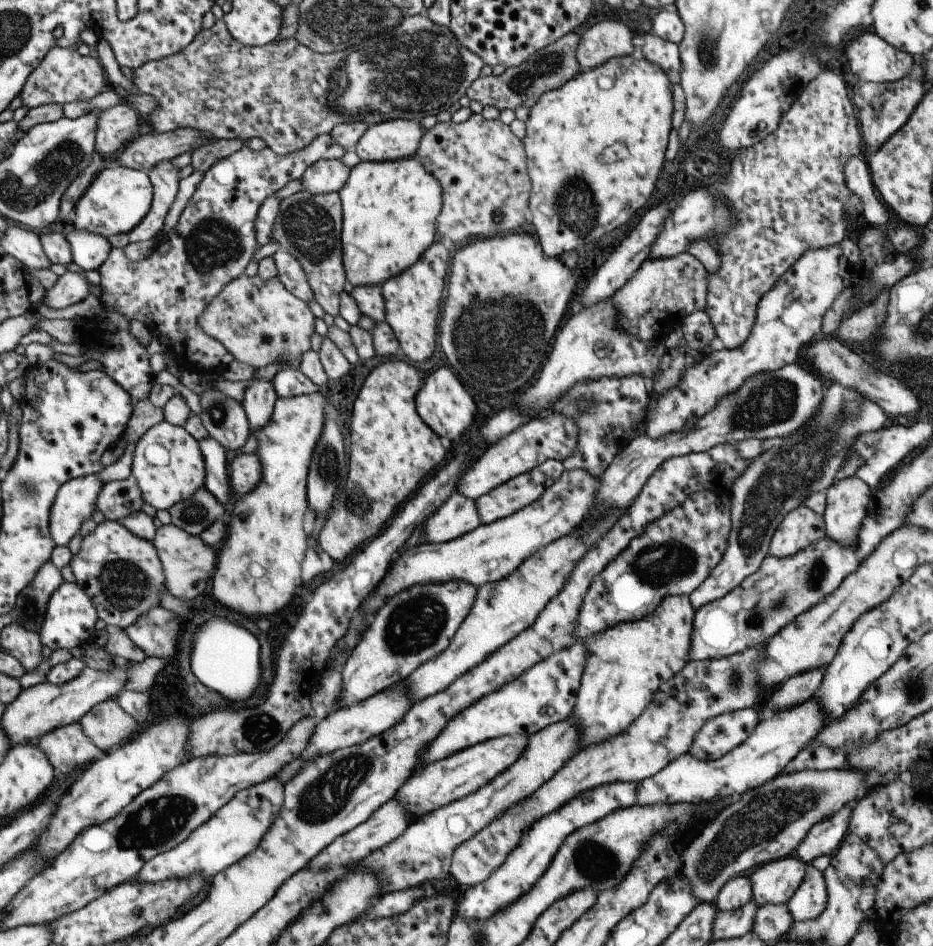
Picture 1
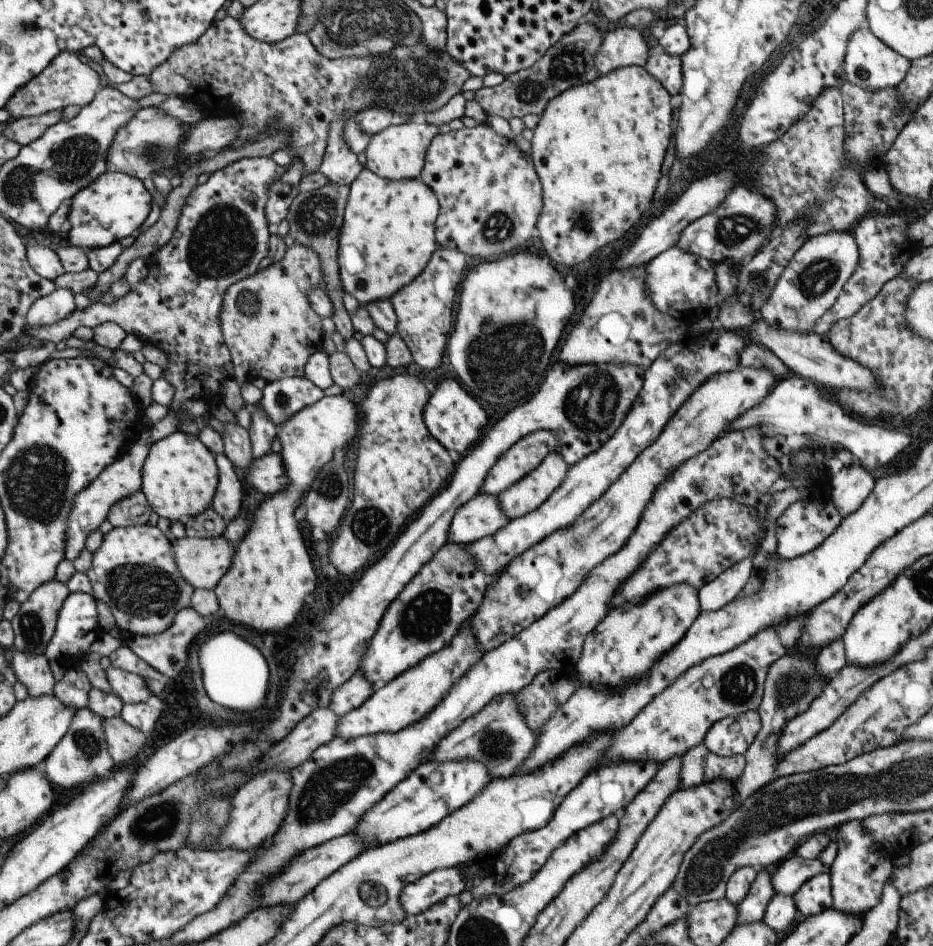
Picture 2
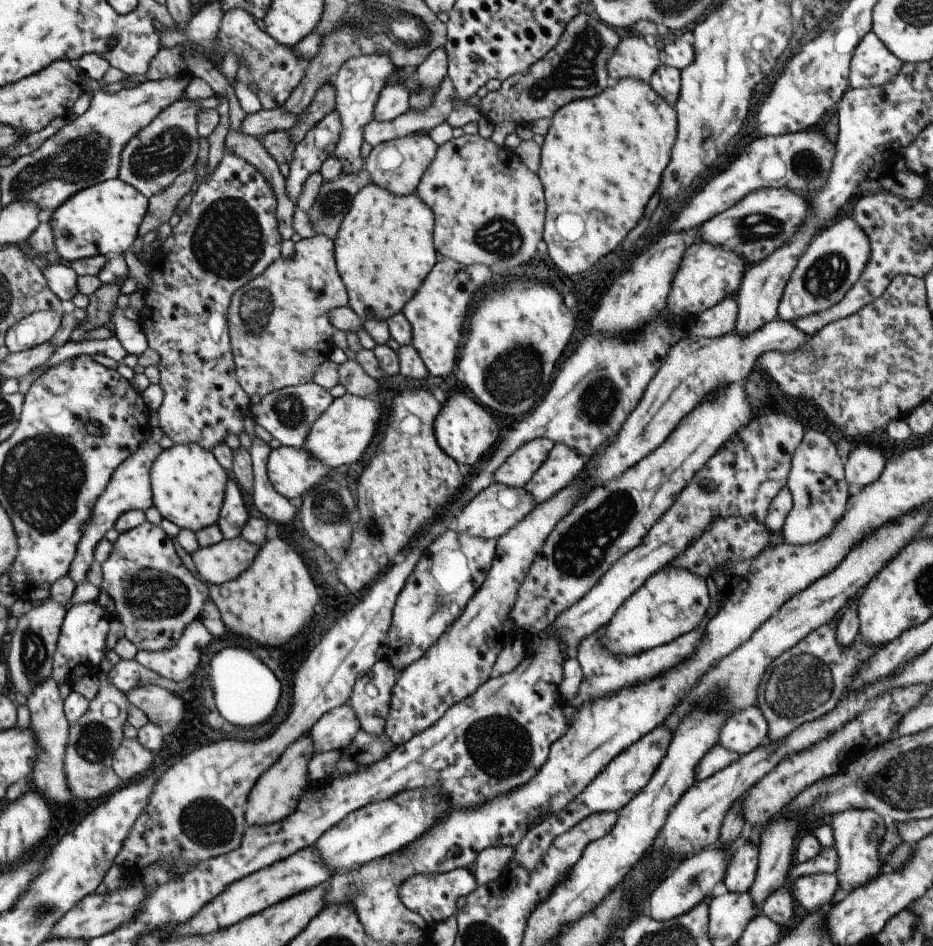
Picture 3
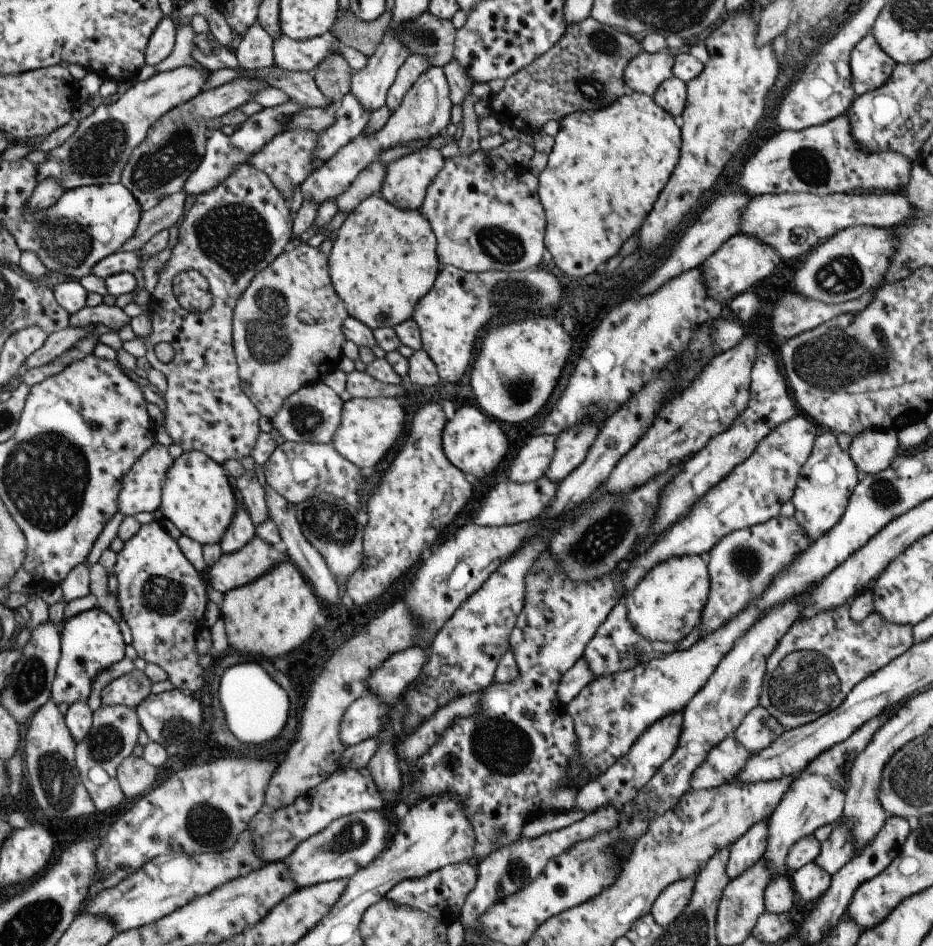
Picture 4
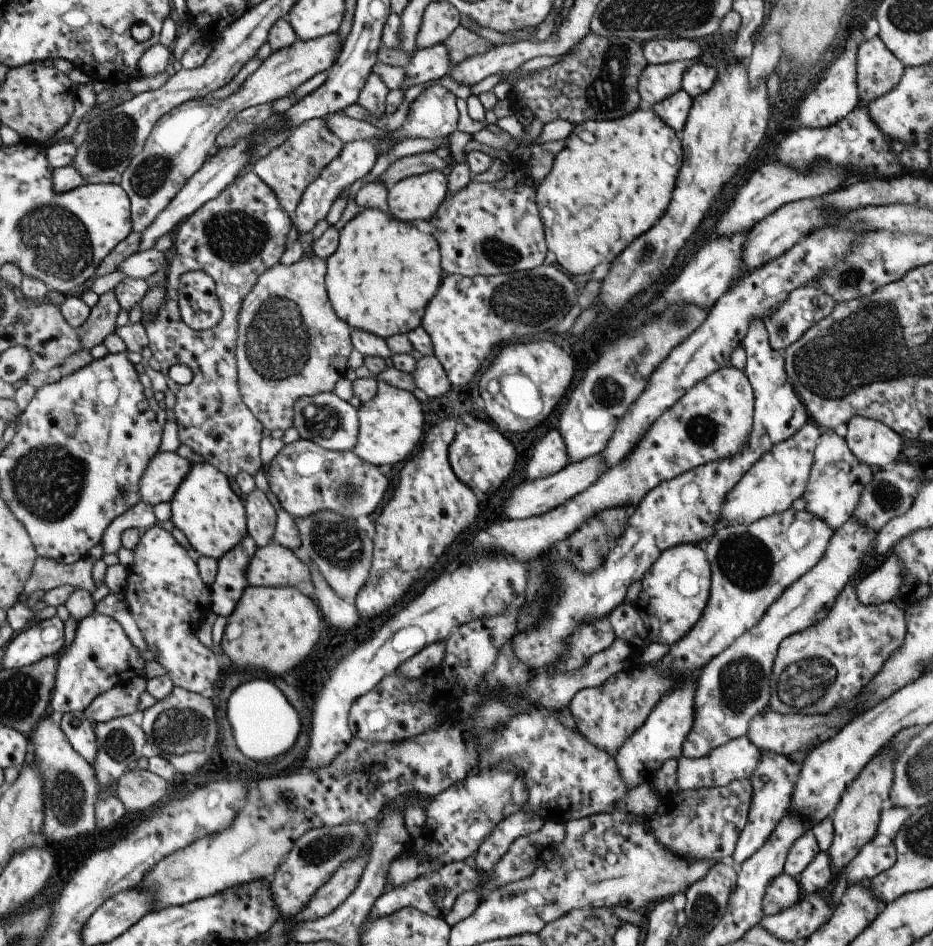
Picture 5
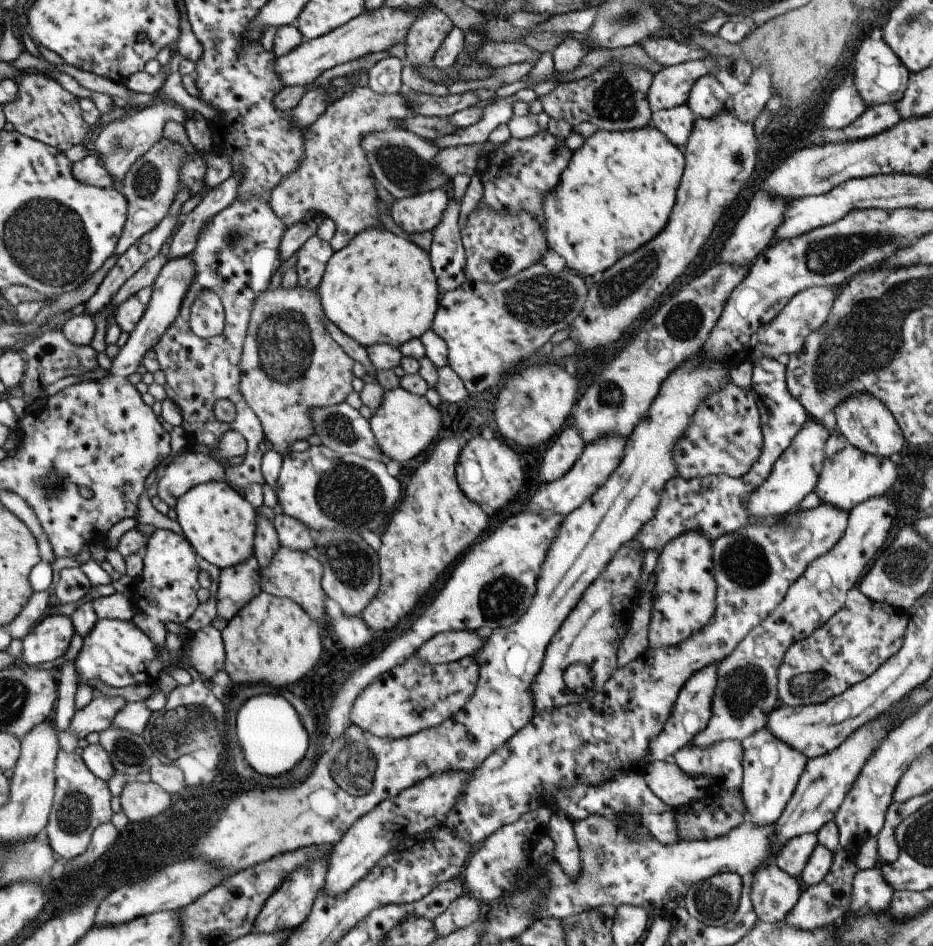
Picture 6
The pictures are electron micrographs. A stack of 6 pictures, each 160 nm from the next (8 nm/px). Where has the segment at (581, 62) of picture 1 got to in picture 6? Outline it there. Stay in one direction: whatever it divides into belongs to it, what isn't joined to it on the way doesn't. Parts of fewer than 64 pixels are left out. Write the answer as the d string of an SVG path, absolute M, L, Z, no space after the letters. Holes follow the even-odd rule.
M701 59L653 69L646 94L651 113L685 105L693 83L708 74L708 66Z

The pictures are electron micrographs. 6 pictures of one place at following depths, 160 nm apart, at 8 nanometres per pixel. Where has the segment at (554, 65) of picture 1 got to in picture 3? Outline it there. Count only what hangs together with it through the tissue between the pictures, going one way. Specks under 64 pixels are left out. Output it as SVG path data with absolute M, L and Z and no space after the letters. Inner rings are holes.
M577 13L566 25L559 40L524 73L515 73L500 81L500 88L487 91L480 100L480 114L493 125L510 122L529 126L533 120L551 118L556 110L575 99L598 95L608 86L606 62L614 53L619 36L585 13Z

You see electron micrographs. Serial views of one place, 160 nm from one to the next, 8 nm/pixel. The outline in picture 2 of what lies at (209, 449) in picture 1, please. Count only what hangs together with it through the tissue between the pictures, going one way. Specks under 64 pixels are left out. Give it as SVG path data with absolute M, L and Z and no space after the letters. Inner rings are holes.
M223 453L212 455L217 468L217 485L211 507L223 520L235 518L242 505L241 484L229 459Z

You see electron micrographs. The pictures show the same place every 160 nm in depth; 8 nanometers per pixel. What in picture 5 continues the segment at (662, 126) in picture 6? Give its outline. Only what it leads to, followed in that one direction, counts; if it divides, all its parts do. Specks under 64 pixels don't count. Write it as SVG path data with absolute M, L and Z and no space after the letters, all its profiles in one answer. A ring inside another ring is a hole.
M679 89L669 97L664 98L661 102L651 106L651 110L666 125L669 125L675 134L679 134L691 105L692 98L689 98L683 89Z

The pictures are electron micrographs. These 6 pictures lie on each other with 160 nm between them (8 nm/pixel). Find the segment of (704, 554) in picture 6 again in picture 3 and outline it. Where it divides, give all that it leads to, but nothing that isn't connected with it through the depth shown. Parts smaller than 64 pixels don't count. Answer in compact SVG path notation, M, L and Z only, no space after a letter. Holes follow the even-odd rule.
M663 567L617 608L606 624L600 643L617 656L629 656L667 644L695 629L709 605L706 582L700 576L679 567Z

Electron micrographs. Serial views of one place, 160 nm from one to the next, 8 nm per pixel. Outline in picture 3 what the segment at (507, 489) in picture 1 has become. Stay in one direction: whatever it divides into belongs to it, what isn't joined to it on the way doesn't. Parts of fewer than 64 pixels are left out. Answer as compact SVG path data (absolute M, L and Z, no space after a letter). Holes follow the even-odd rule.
M554 443L543 464L524 484L526 493L534 500L534 506L559 492L586 464L574 448Z

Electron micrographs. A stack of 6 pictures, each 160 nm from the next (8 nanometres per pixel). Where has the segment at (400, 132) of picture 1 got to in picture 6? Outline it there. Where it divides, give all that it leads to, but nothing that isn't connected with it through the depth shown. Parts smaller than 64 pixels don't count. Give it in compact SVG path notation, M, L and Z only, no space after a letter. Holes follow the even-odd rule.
M435 189L397 199L393 202L388 215L406 233L431 231L440 223L449 196L448 189Z

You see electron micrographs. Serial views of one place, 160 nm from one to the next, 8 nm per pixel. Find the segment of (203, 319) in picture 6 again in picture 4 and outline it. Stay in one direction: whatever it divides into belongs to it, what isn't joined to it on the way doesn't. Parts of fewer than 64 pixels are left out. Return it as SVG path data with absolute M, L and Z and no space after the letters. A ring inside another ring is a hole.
M187 269L173 278L173 297L191 314L204 313L212 304L206 278L196 270Z

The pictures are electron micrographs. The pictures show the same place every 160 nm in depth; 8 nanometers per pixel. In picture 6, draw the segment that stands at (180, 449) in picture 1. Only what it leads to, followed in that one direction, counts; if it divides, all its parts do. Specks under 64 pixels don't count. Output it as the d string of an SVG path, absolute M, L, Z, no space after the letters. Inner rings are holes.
M209 481L186 490L173 506L182 535L197 556L219 570L246 561L253 550L257 510L225 481Z

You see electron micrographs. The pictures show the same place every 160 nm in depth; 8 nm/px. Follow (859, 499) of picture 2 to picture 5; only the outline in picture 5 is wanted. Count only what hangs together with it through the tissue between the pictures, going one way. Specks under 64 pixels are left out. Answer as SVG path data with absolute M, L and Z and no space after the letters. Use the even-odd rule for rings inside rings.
M859 415L846 422L844 441L853 456L872 470L894 462L901 448L901 437L882 422Z

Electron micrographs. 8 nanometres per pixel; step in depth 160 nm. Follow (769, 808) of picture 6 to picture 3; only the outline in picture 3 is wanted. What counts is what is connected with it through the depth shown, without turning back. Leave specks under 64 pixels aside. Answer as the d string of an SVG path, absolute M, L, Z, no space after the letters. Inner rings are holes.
M740 839L729 857L722 882L729 892L748 891L755 878L758 865L758 848L749 841Z

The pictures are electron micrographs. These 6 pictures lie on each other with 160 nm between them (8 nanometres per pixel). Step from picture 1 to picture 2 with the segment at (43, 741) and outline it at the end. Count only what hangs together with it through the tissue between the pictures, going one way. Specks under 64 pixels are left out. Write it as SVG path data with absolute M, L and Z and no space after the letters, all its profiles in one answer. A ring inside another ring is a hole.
M88 708L77 709L65 734L44 758L45 774L55 788L81 788L115 768L109 756L102 727L102 717Z

